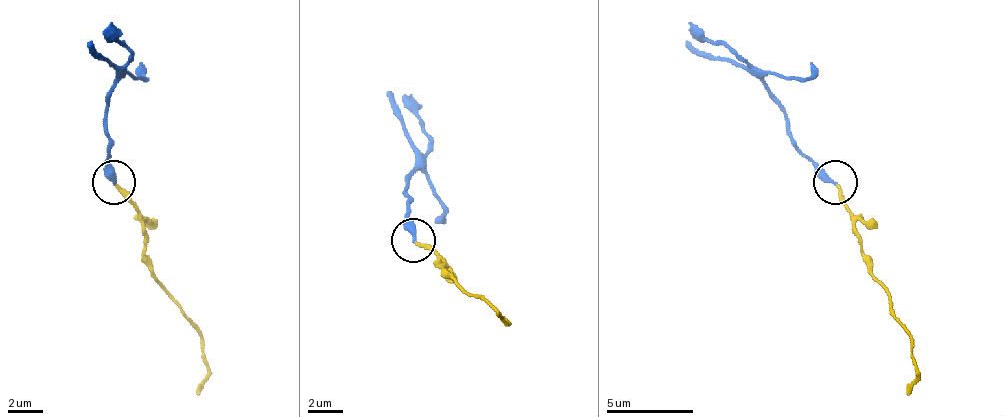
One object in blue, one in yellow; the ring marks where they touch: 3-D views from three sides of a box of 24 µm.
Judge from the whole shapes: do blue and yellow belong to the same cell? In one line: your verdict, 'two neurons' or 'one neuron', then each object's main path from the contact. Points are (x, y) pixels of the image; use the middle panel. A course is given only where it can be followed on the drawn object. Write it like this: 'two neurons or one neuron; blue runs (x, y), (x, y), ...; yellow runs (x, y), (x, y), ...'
two neurons; blue runs (412, 241), (407, 180), (429, 149), (412, 93); yellow runs (416, 241), (438, 259), (447, 272), (495, 311)

